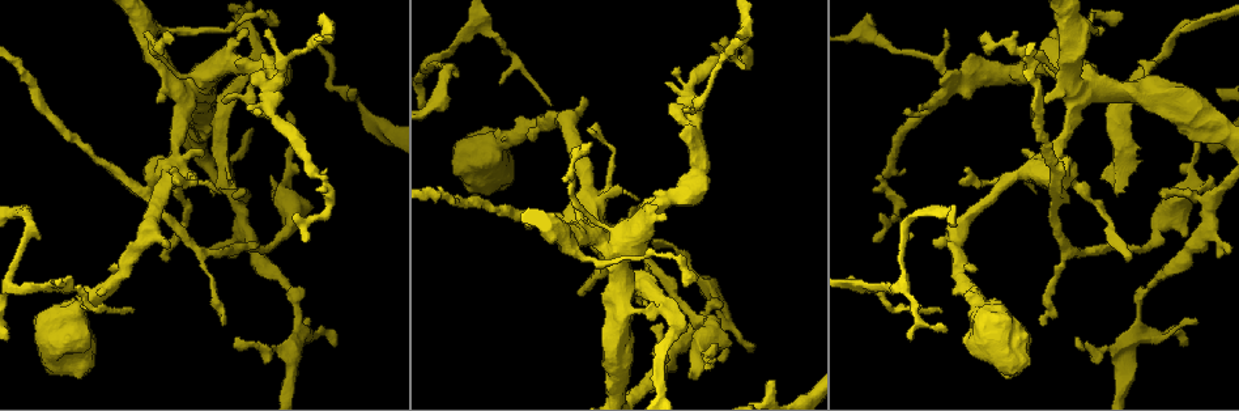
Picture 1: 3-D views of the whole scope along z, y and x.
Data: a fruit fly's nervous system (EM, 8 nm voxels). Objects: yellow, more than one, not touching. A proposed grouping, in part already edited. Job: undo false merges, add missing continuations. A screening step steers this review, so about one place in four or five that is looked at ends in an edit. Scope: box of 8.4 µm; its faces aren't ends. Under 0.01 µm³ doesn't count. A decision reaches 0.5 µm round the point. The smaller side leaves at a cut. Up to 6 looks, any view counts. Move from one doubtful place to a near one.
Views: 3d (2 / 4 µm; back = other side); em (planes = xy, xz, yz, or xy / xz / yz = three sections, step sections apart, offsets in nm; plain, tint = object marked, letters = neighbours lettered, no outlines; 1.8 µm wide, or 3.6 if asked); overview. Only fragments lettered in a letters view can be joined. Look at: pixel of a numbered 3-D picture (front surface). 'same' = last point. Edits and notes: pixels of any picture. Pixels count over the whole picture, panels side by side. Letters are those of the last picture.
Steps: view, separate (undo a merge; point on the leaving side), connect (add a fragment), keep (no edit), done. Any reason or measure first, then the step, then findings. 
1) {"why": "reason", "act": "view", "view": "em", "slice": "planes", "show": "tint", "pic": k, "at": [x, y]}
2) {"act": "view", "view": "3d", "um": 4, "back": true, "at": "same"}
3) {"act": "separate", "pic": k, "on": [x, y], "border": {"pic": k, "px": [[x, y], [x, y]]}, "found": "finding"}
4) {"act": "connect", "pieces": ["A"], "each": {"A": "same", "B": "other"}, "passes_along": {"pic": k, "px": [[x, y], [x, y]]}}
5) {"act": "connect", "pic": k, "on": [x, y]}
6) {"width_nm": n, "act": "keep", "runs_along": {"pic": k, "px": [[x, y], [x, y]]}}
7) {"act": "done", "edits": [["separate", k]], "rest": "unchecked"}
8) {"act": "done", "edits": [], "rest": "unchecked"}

{"why": "thin end", "act": "view", "view": "em", "um": 3.6, "slice": "xz", "step": 8, "show": "letters", "pic": 1, "at": [548, 103]}

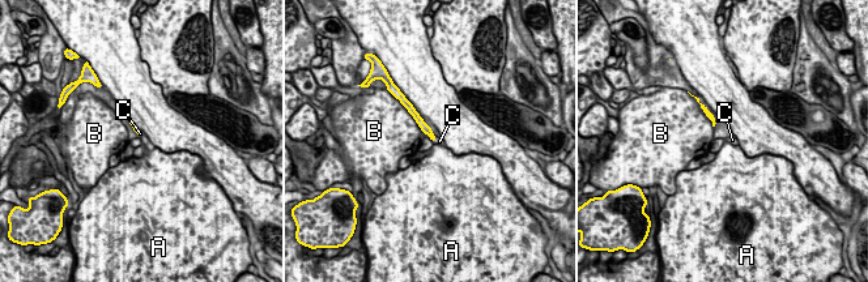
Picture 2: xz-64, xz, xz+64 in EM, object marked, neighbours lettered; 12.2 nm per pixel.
{"why": "cut it another way", "act": "view", "view": "em", "um": 3.6, "slice": "planes", "show": "letters", "at": "same"}

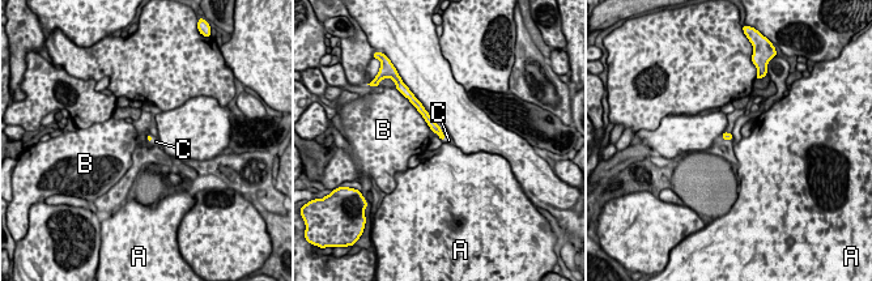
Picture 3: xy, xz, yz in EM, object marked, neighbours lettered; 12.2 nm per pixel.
{"longest_contact_nm": ["B", 440], "act": "connect", "pieces": ["C"], "each": {"A": "other", "B": "other", "C": "same"}, "found": "it goes on there"}

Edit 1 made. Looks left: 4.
{"act": "view", "view": "overview"}

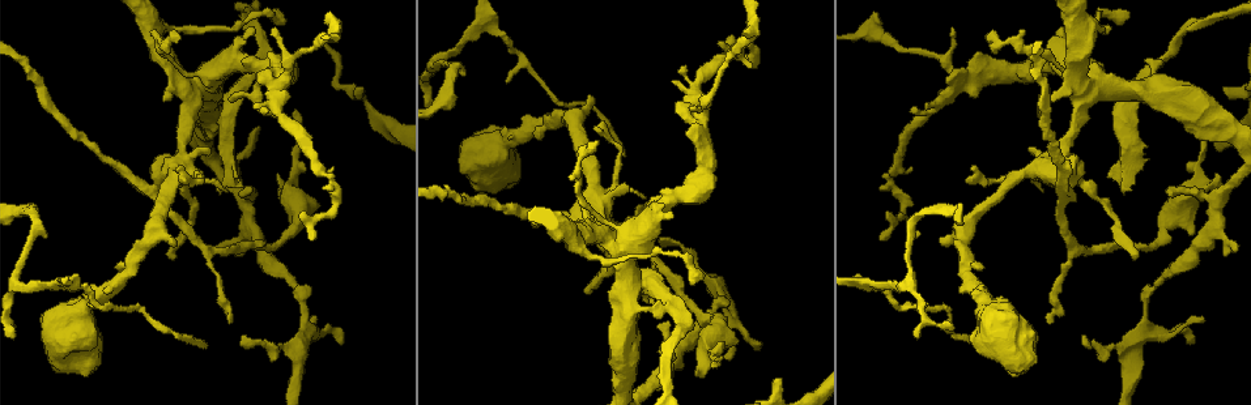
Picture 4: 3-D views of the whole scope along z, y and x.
{"why": "sharp bend", "act": "view", "view": "3d", "um": 4, "pic": 4, "at": [483, 20]}

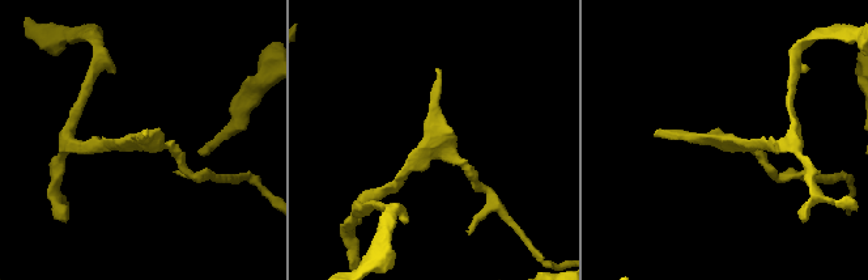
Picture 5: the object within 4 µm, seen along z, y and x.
{"why": "shape alone is not enough", "act": "view", "view": "em", "um": 3.6, "slice": "xz", "step": 16, "show": "letters", "pic": 5, "at": [435, 147]}

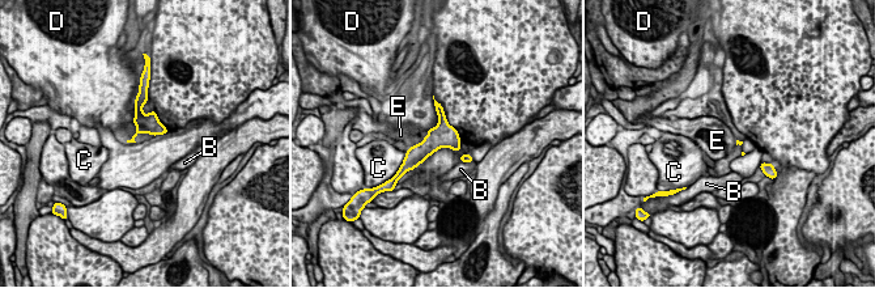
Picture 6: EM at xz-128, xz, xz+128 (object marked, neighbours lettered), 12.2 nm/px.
{"width_nm": 50, "act": "keep", "each": {"B": "other", "C": "other", "D": "other", "E": "other"}, "border": {"pic": 6, "px": [[428, 130], [428, 134], [410, 148]]}, "found": "continuous, no second cell"}

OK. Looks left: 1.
{"act": "done", "edits": [["connect", 3]], "rest": "unchecked"}

